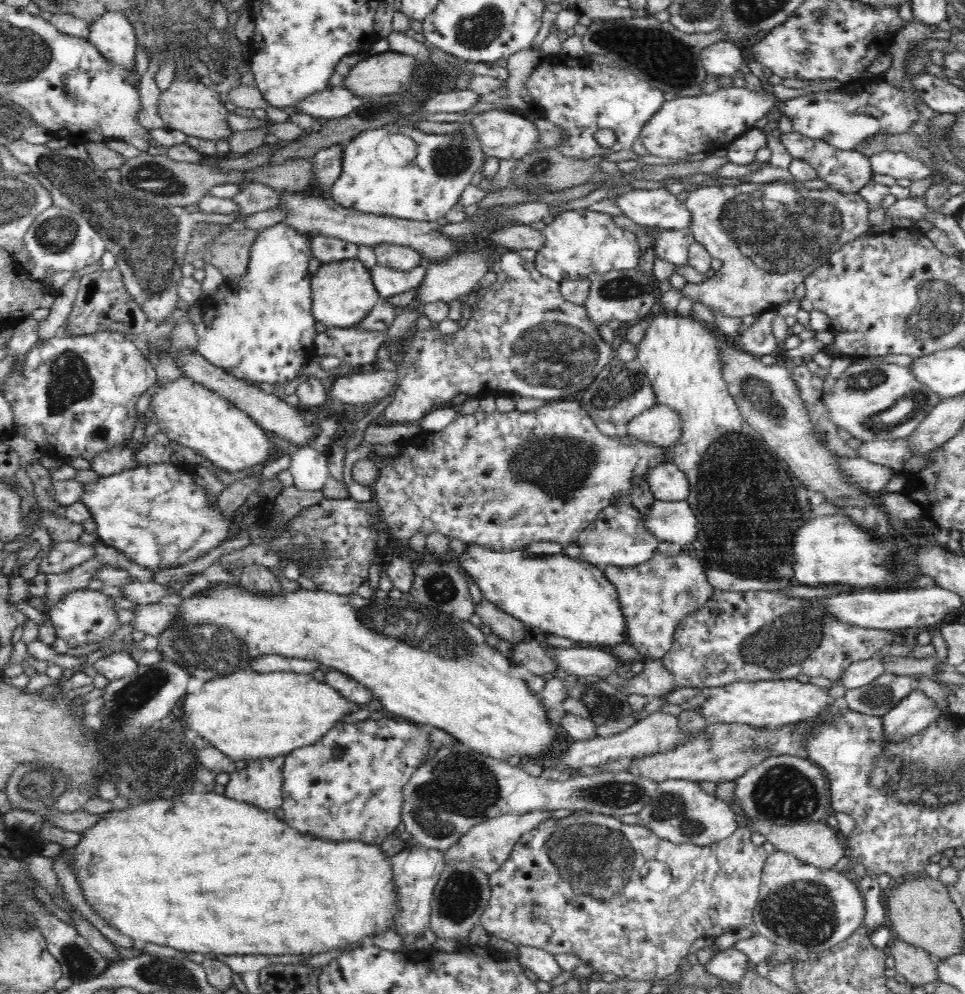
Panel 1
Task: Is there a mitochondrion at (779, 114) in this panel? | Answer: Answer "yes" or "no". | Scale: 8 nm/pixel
no

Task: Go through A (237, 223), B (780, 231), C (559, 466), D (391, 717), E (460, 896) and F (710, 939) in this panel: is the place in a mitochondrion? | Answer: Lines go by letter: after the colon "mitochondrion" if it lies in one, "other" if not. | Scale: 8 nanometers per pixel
A: other
B: mitochondrion
C: mitochondrion
D: other
E: mitochondrion
F: other

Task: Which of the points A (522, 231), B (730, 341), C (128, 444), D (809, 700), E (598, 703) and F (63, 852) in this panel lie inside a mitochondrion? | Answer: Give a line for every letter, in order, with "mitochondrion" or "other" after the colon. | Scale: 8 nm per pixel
A: other
B: other
C: other
D: other
E: mitochondrion
F: other

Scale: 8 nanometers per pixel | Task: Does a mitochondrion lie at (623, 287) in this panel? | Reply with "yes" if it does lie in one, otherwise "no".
yes

